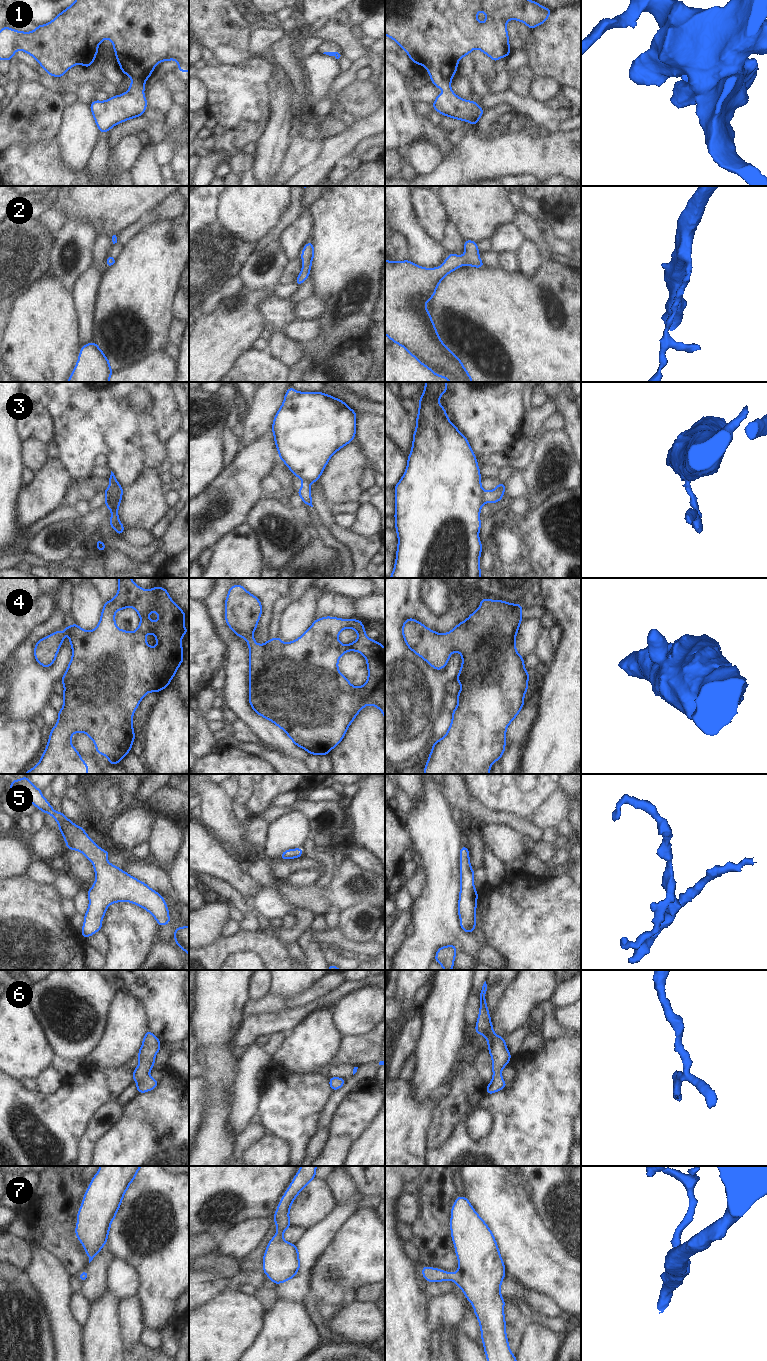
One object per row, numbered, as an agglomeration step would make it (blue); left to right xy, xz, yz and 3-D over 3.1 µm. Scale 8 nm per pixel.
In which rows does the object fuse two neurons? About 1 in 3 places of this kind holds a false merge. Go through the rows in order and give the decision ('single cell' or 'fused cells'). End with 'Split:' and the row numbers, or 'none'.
1: single cell
2: single cell
3: fused cells
4: single cell
5: single cell
6: single cell
7: single cell
Split: 3

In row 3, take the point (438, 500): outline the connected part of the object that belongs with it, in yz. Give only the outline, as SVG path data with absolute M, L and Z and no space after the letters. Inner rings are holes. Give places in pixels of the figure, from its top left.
M426 382L424 392L419 402L418 416L416 417L416 430L413 432L413 442L411 452L407 458L407 468L401 480L395 485L395 530L398 536L398 546L396 552L396 561L393 572L389 578L480 578L482 572L479 567L481 551L483 549L479 539L481 528L480 510L484 503L482 502L483 489L481 486L480 468L477 464L477 458L471 449L468 439L461 434L457 427L452 424L446 414L446 409L439 404L439 400L444 392L448 391L446 382Z

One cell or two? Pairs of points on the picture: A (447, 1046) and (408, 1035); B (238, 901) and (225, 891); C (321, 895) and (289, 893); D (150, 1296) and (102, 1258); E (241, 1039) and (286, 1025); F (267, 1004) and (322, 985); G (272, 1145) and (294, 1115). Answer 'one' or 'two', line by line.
A: two
B: one
C: one
D: two
E: one
F: one
G: two

